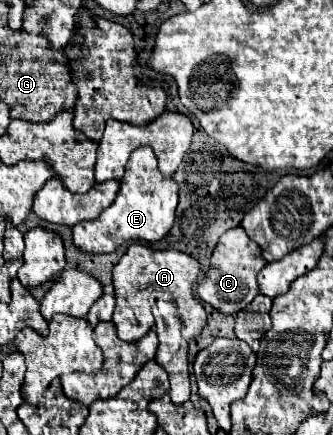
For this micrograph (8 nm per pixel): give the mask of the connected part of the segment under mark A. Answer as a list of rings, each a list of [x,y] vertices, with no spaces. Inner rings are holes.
[[[130,244],[120,262],[112,270],[114,274],[114,294],[116,308],[112,322],[116,324],[116,332],[120,340],[136,342],[148,330],[154,329],[155,318],[152,313],[152,298],[166,298],[178,304],[178,316],[184,320],[184,338],[192,340],[206,326],[208,314],[204,304],[194,294],[194,284],[198,282],[200,262],[186,252],[176,248],[168,250],[152,250],[144,244]],[[148,324],[148,326],[146,326]]]

